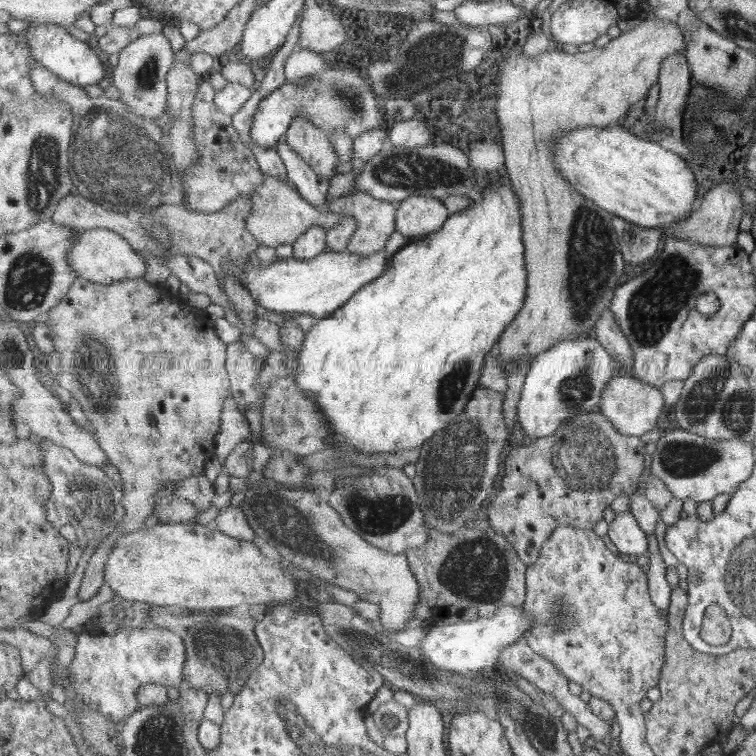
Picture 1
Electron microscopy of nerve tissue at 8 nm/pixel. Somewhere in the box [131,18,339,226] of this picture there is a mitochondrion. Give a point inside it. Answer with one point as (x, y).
(148, 73)

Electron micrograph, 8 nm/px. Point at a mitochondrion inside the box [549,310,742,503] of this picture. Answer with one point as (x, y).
(680, 458)

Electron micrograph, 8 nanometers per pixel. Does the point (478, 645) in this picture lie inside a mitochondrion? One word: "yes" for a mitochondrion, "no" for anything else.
no

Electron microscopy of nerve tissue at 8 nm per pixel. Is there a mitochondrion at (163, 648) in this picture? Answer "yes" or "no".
yes

